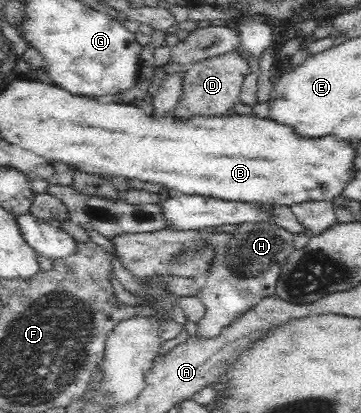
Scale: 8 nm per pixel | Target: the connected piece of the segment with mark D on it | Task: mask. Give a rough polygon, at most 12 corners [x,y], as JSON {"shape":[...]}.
{"shape":[[237,51],[184,69],[174,115],[227,115],[249,65]]}

